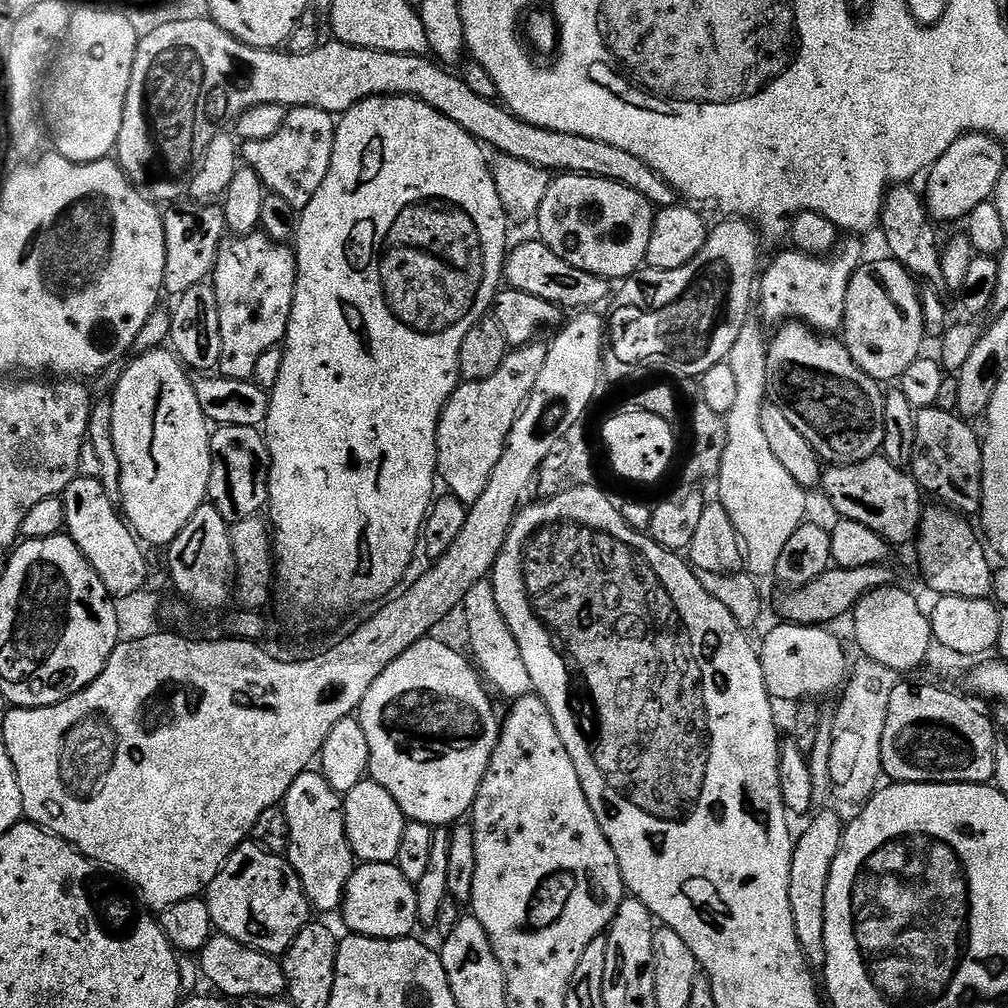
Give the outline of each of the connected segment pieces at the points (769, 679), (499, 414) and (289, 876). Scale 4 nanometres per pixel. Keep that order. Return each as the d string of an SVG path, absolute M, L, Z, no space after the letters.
M787 622L777 623L777 628L772 628L764 636L764 641L758 644L758 655L762 674L766 678L768 695L773 701L792 700L791 702L803 702L820 696L828 696L831 692L839 693L843 689L850 675L850 660L844 653L838 637L824 626L802 626Z
M540 343L511 349L490 378L461 383L448 399L436 431L436 471L443 487L445 484L448 487L445 489L457 500L471 502L482 498L488 476L498 466L502 450L506 450L506 438L510 438L510 430L534 390L534 382L542 374L548 344Z
M251 842L239 844L230 854L230 858L222 866L214 882L210 882L206 899L213 929L219 935L234 938L234 942L259 952L265 952L267 956L283 957L298 937L299 932L310 922L310 916L308 916L310 905L302 890L302 882L292 869L292 865L284 856L270 854L266 849Z

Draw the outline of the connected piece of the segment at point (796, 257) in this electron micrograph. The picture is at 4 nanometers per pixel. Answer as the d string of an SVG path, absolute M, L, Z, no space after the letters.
M841 239L829 256L807 256L795 250L778 253L758 276L759 319L765 325L799 322L821 334L831 333L832 320L843 321L848 284L865 259L864 248L856 240L859 239Z

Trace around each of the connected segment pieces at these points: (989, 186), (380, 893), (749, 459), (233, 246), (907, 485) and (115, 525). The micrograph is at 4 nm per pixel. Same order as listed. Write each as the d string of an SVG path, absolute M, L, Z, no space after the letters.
M970 132L967 136L958 138L942 158L933 164L927 173L928 185L922 188L922 197L929 215L933 221L959 220L963 221L976 206L991 201L996 194L998 178L1002 174L1002 162L1006 158L1005 145L999 140Z
M361 863L344 891L344 924L349 933L379 940L402 940L418 928L416 885L411 884L395 864Z
M750 318L742 326L742 334L734 341L734 346L730 346L730 354L727 363L730 370L735 375L735 384L738 395L735 398L734 406L727 414L728 437L726 438L726 450L722 450L722 462L720 463L720 495L718 501L725 507L734 530L740 537L743 547L743 557L750 560L753 554L758 554L762 562L776 559L778 554L786 546L786 541L794 535L794 530L798 530L801 524L805 523L808 512L809 493L782 467L778 458L770 454L770 446L766 443L766 438L762 434L762 406L766 403L768 396L768 371L766 370L766 358L768 357L768 340L761 321Z
M263 231L225 239L216 254L210 283L218 300L222 329L219 375L251 381L254 365L266 350L283 345L296 293L296 254L288 244L279 244Z
M882 454L871 456L861 464L829 467L822 481L822 492L828 495L837 517L870 526L889 545L911 545L920 531L920 516L926 507L922 489L911 474L894 466Z
M81 474L66 486L62 499L66 510L66 534L76 543L78 550L82 550L98 578L102 578L102 586L106 586L108 595L119 598L144 590L150 573L150 565L144 557L145 549L124 519L117 501L106 494L106 486L102 486L95 475Z

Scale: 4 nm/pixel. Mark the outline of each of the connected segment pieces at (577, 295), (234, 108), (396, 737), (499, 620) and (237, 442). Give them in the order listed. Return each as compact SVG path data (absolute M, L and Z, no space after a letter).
M540 238L528 240L511 249L504 257L503 283L509 288L534 294L534 298L542 298L551 304L559 304L561 309L592 310L608 296L609 281L596 273L586 273L584 270L575 269L554 254L548 245Z
M211 18L194 22L169 22L150 28L145 36L143 33L139 37L136 46L130 90L126 90L122 130L118 134L114 156L128 181L157 206L172 206L185 199L191 180L204 163L211 140L254 106L282 104L289 110L317 108L323 112L343 114L349 112L355 104L375 96L413 96L462 126L462 130L469 132L481 145L489 149L497 148L495 151L501 156L518 158L518 162L530 162L530 166L538 166L550 174L572 173L609 179L610 182L621 183L622 186L637 191L657 209L670 208L678 200L678 193L657 172L634 158L630 150L618 150L618 146L610 146L610 142L598 142L594 138L582 138L578 134L530 125L529 122L518 119L496 100L478 97L455 71L441 66L428 56L366 50L339 42L325 43L310 54L293 56L287 50L246 46L219 28Z
M425 638L410 646L402 658L394 658L394 662L374 678L374 686L366 690L366 698L360 703L358 719L362 730L366 730L366 742L370 742L368 771L371 779L392 795L408 820L452 826L472 811L494 746L498 744L501 721L498 712L496 716L492 709L489 689L473 661L455 652L450 645L432 639L436 638Z
M489 579L476 583L473 590L470 590L462 605L463 612L466 632L473 652L471 655L487 683L493 689L496 687L508 702L529 695L533 691L530 670L526 670L522 650L518 650L518 642L514 634L510 626L506 626L506 618L502 618L502 610L498 610L498 598L494 598L493 586Z
M226 425L212 432L212 469L208 500L222 518L236 524L259 517L268 502L268 444L259 427Z

